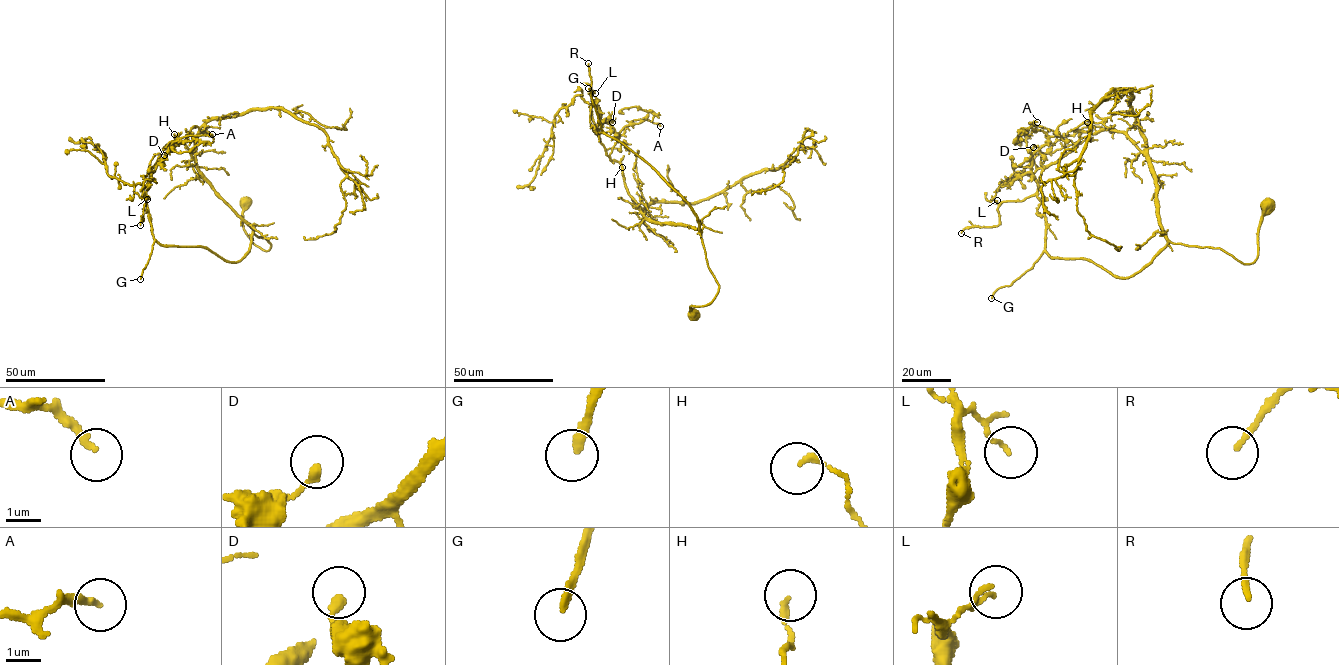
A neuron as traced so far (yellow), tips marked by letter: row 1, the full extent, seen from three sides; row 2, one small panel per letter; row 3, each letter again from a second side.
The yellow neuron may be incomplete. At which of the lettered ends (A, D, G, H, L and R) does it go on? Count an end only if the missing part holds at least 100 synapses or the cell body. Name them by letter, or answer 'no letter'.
G

